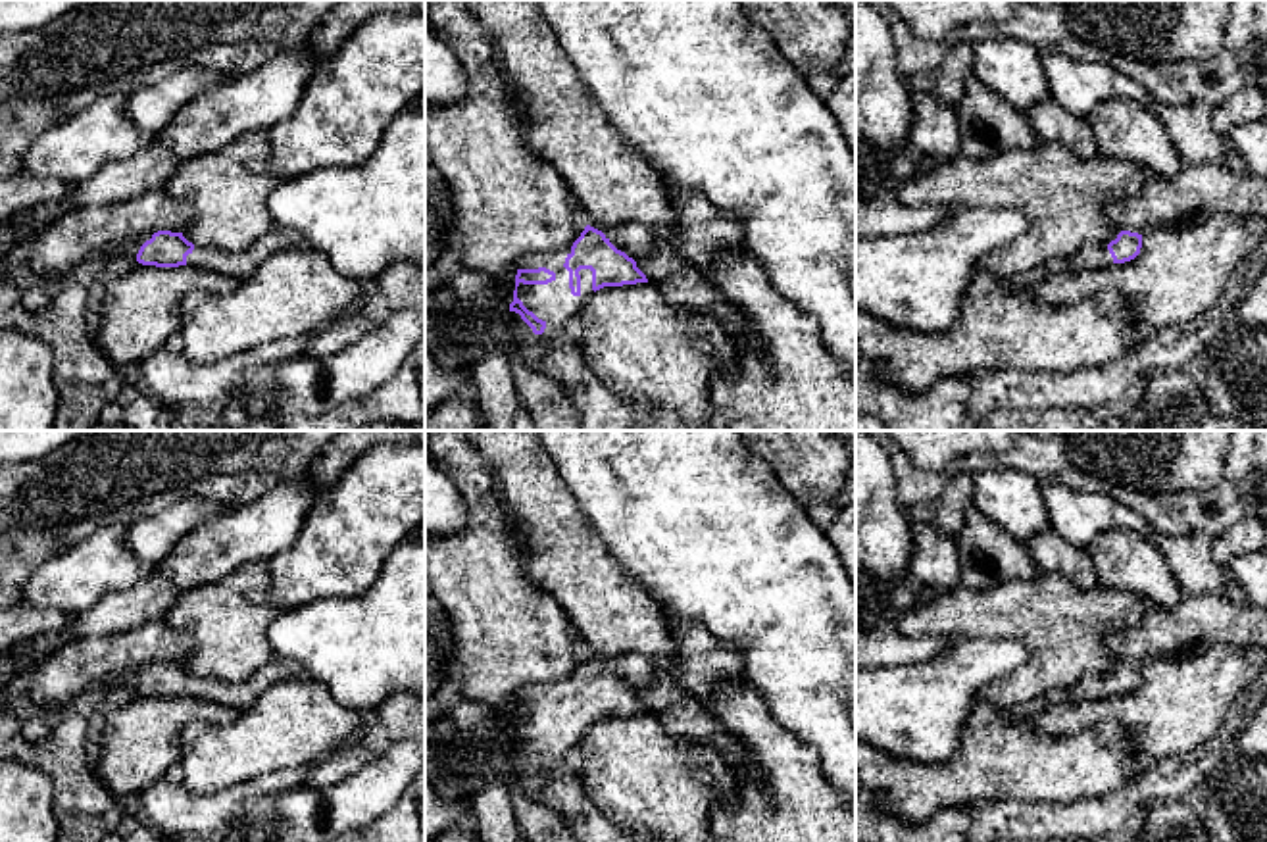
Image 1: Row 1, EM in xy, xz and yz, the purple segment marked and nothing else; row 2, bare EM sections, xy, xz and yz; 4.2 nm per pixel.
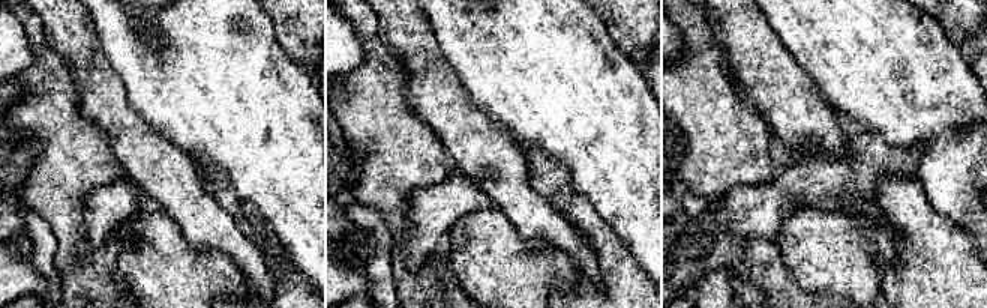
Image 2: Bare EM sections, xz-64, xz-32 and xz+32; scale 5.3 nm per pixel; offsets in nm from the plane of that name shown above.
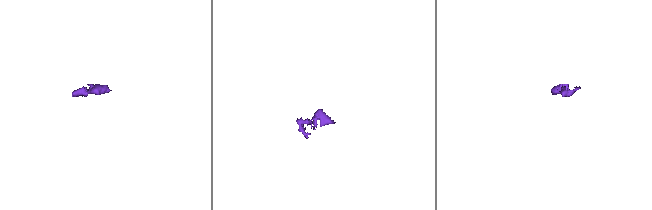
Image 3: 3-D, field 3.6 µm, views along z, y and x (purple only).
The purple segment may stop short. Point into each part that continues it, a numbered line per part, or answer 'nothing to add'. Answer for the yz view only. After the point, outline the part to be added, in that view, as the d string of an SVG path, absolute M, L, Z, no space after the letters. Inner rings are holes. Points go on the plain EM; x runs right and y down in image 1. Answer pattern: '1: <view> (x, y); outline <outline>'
1: yz (1093, 687); outline M1086 675L1069 690L1073 702L1094 702L1109 696L1113 696L1113 688L1107 675Z

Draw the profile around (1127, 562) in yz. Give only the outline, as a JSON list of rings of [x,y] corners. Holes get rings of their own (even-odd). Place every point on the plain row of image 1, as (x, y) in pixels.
[[[1111,527],[1084,550],[1096,565],[1102,586],[1138,594],[1150,606],[1173,607],[1180,602],[1182,590],[1159,554],[1155,536]]]

